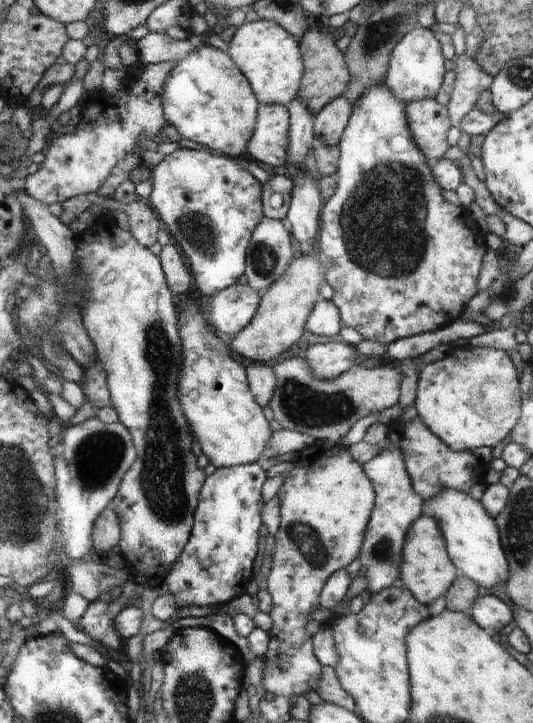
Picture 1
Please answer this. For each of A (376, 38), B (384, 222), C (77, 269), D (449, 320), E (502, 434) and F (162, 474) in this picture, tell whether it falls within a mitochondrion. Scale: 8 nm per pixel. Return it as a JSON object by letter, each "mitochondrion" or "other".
{"A":"mitochondrion","B":"mitochondrion","C":"other","D":"other","E":"other","F":"mitochondrion"}

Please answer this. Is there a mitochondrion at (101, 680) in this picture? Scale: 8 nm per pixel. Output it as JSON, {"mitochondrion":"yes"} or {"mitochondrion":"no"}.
{"mitochondrion":"no"}

